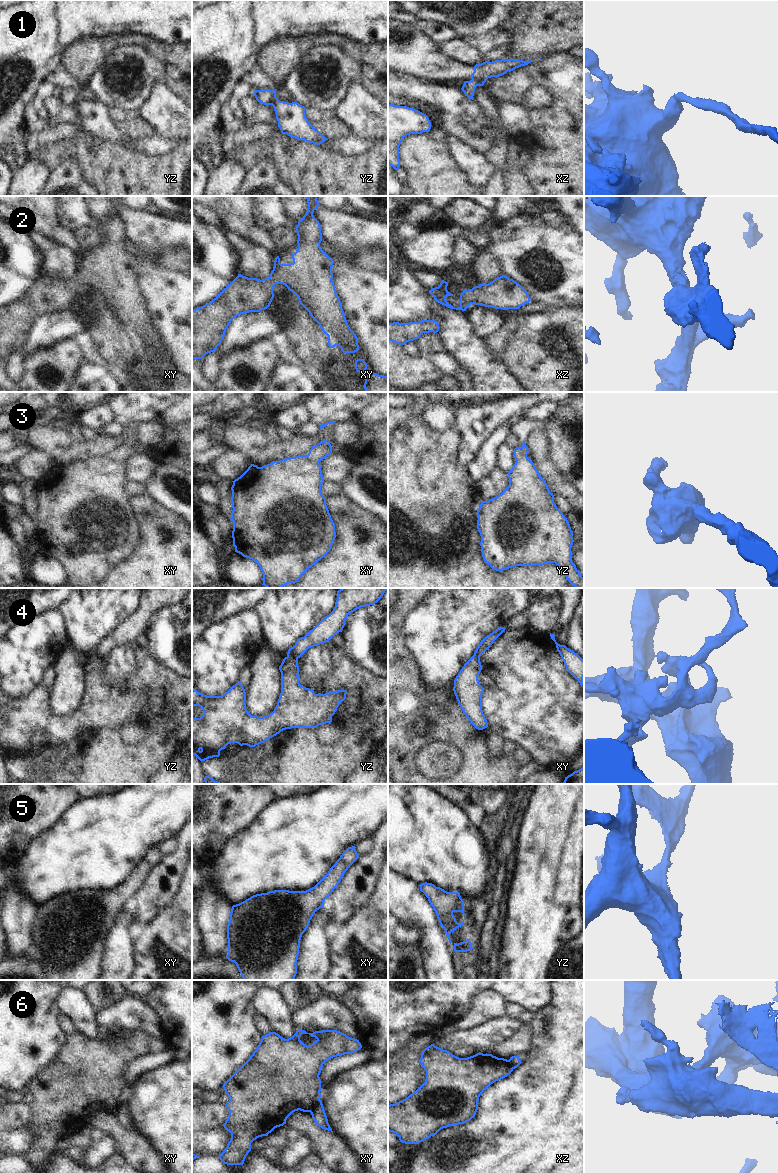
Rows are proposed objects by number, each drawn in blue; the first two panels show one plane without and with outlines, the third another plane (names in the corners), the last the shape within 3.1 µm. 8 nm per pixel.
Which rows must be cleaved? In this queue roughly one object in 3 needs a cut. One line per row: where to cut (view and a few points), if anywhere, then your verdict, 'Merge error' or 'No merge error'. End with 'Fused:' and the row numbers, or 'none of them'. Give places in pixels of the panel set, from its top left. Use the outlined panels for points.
1: Split along xz (472, 79), (479, 85). Merge error
2: No split. No merge error
3: No split. No merge error
4: Split along yz (287, 655), (293, 655), (297, 658). Merge error
5: No split. No merge error
6: Split along xy (319, 1098), (309, 1111). Merge error
Fused: 1, 4, 6

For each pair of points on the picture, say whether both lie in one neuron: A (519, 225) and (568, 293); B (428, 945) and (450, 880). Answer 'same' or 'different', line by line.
A: same
B: different

